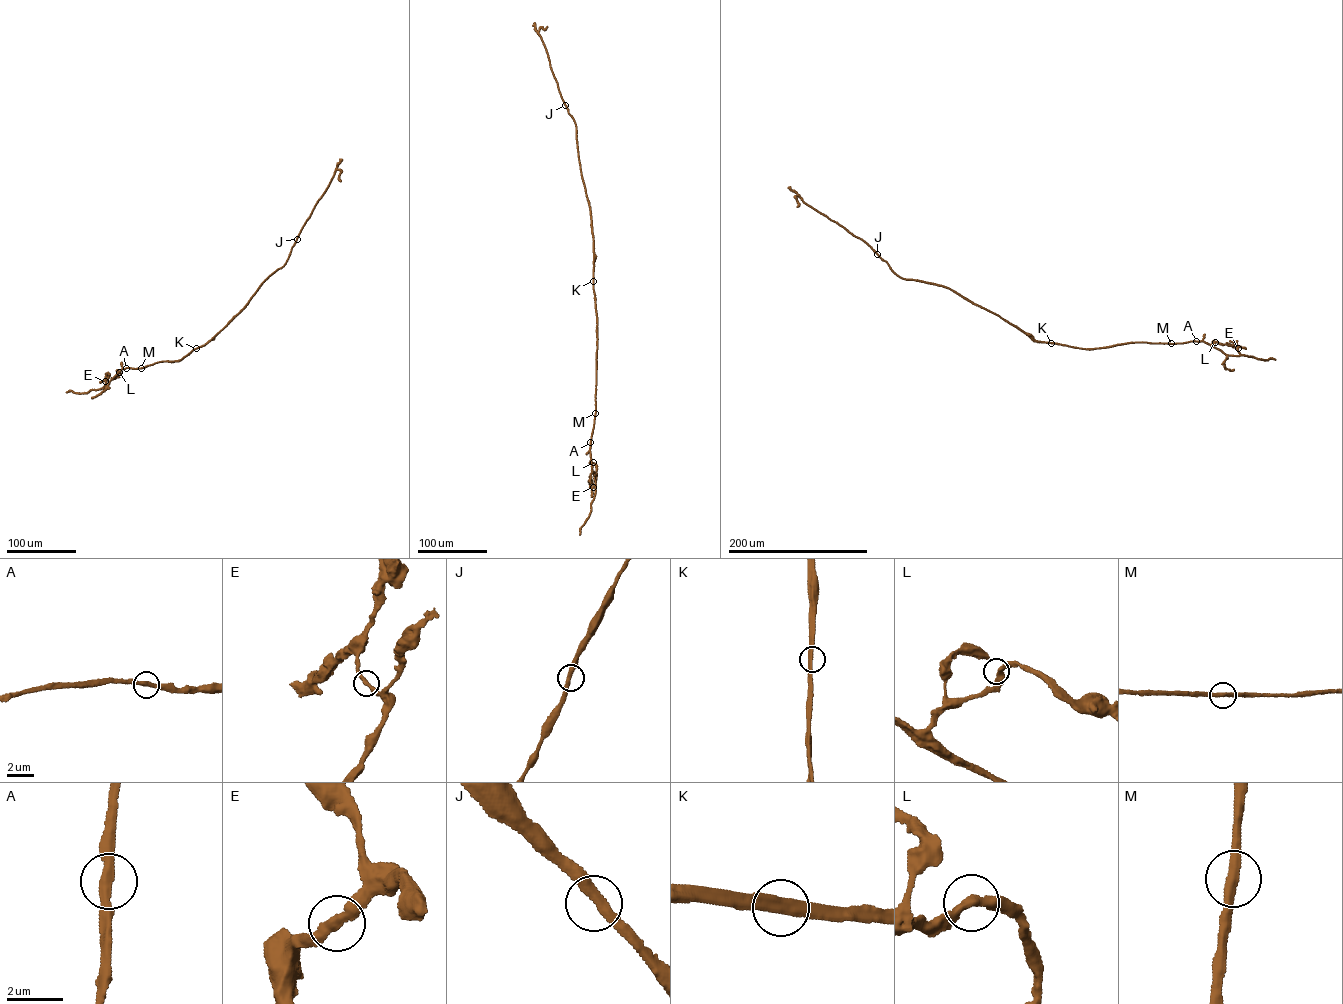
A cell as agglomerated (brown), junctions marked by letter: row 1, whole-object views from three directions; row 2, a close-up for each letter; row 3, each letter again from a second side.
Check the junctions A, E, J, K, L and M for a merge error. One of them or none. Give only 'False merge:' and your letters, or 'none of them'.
False merge: K

